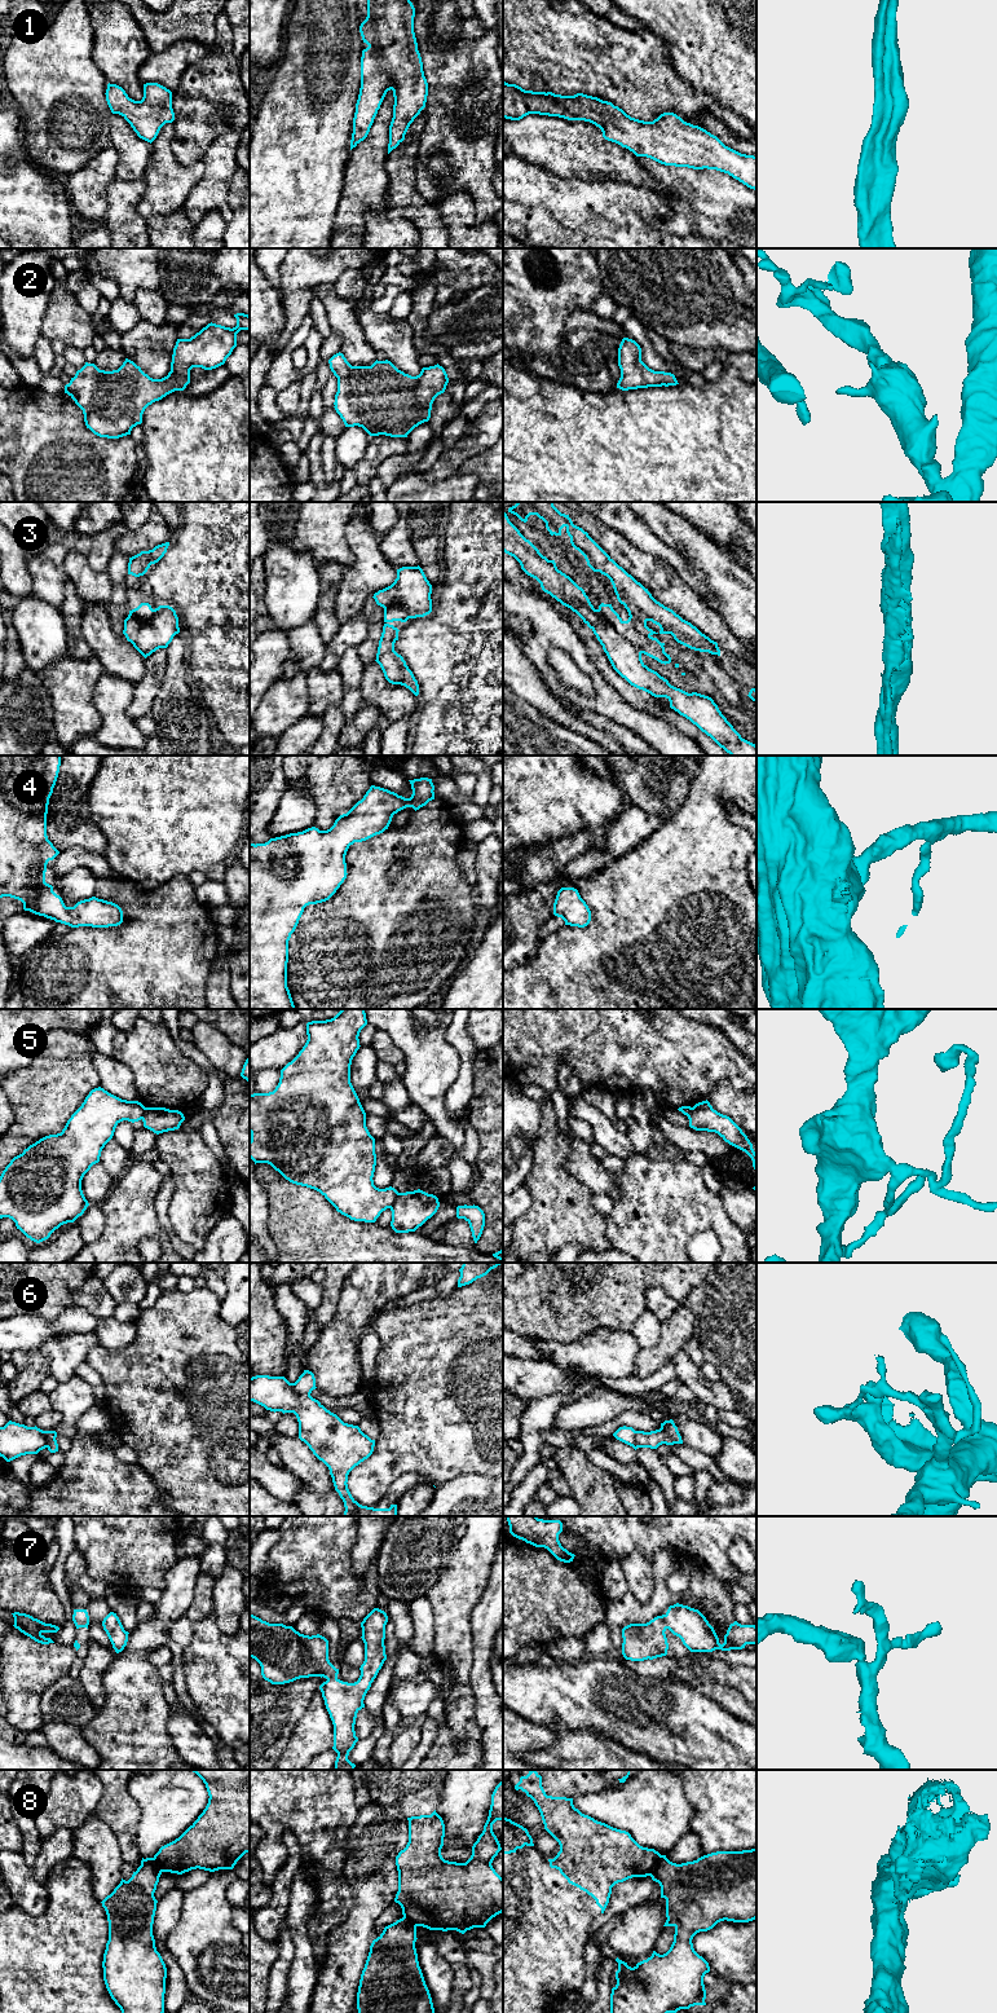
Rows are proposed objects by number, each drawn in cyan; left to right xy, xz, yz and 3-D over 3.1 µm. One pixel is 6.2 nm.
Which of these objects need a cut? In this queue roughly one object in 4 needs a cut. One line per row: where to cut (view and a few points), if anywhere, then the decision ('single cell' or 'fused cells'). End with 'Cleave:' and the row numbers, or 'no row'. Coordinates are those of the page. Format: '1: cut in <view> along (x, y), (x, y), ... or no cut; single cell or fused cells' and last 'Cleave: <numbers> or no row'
1: no cut; single cell
2: no cut; single cell
3: cut in yz along (598, 609), (640, 653); fused cells
4: no cut; single cell
5: cut in xz along (400, 1193), (389, 1207); fused cells
6: cut in xz along (291, 1383), (296, 1392), (309, 1395); fused cells
7: no cut; single cell
8: cut in yz along (661, 1855), (651, 1876); fused cells
Cleave: 3, 5, 6, 8

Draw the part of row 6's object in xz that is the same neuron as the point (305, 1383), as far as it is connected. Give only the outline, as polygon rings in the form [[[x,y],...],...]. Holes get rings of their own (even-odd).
[[[304,1370],[299,1379],[292,1384],[295,1392],[299,1395],[310,1395],[312,1391],[317,1388],[314,1374],[309,1370]]]

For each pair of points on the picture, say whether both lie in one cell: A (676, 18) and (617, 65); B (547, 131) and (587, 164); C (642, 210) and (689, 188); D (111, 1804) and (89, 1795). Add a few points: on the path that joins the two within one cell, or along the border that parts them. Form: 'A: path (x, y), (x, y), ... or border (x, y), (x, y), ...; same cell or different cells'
A: border (642, 25), (662, 43), (670, 62); different cells
B: path (557, 141), (577, 154); same cell
C: border (657, 193), (671, 203), (660, 223), (665, 230); different cells
D: border (102, 1783), (102, 1796), (92, 1815); different cells

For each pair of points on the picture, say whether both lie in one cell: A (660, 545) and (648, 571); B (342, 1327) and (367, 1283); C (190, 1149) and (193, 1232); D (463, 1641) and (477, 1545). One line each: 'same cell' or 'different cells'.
A: different cells
B: same cell
C: same cell
D: same cell

